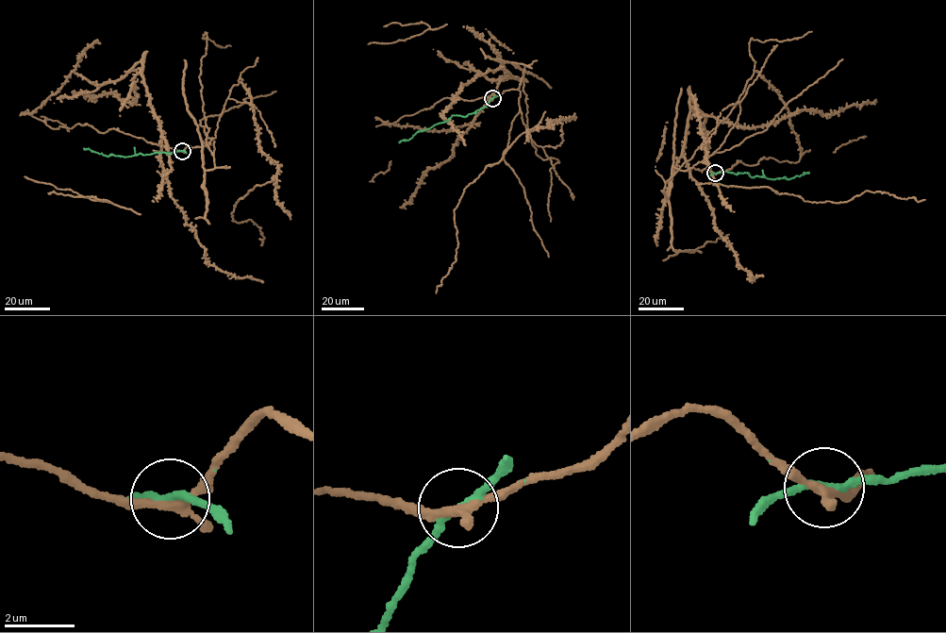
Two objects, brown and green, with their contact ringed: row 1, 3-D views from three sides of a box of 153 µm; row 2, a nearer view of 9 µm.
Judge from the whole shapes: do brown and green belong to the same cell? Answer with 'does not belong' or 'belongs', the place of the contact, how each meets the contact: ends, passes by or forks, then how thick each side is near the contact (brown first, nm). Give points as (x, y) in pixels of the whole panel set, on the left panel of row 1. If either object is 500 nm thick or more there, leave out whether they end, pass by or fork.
belongs; place (182, 151); brown forks; green passes by; calibres 220 and 190 nm

